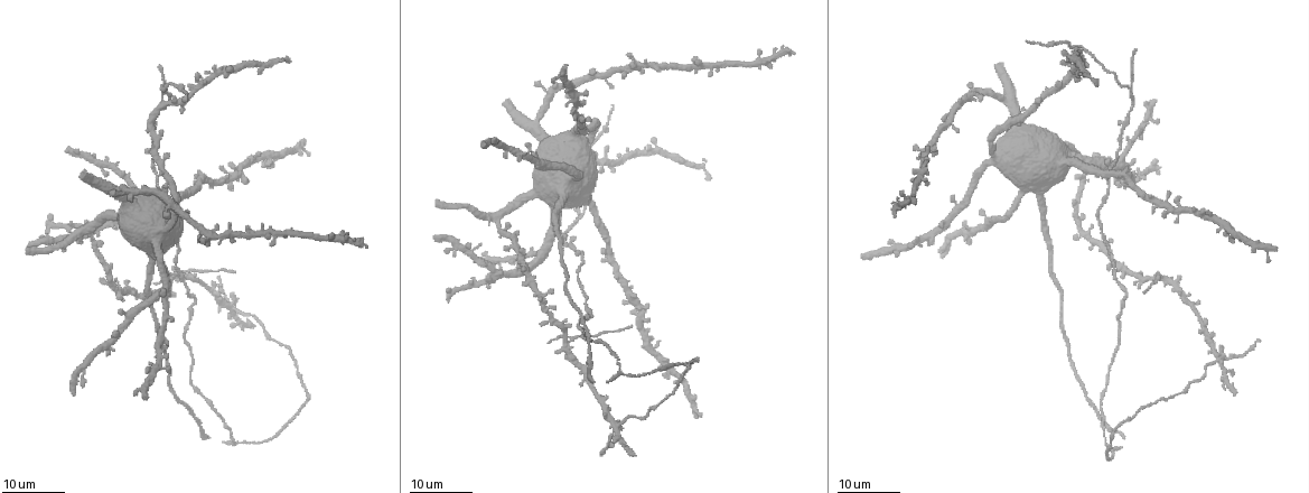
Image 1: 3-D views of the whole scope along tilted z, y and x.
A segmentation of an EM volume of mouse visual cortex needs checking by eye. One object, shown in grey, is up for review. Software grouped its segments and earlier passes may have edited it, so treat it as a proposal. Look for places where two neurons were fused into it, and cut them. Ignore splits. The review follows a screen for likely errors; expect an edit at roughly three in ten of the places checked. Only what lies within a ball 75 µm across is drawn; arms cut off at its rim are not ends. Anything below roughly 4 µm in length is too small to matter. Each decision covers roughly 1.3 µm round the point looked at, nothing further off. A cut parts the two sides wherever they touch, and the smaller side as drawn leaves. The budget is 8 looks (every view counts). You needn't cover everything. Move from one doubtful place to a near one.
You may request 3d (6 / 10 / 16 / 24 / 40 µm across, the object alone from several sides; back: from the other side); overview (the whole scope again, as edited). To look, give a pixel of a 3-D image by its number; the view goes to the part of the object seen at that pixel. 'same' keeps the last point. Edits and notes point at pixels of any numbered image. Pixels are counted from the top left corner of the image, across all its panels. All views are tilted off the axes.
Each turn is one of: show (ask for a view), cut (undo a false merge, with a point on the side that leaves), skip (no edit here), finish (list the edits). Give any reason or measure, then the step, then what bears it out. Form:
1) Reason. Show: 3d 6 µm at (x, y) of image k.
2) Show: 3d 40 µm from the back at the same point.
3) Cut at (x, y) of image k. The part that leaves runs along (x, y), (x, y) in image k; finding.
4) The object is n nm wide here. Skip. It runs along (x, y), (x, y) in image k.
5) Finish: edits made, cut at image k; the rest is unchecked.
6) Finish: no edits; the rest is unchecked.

Show: 3d 16 µm at (618, 423) of image 1.

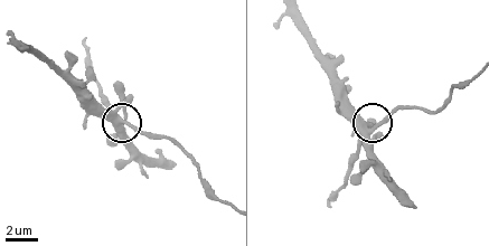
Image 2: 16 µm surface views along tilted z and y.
Closer look. Show: 3d 10 µm at (374, 125) of image 2.

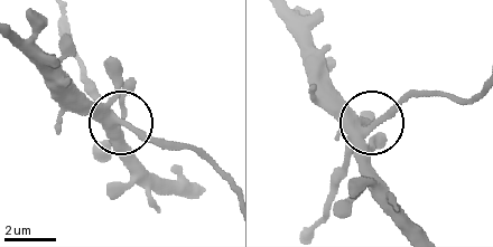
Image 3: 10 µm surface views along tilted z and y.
4 arms meet here. Skip. It runs along (14, 41), (48, 82), (121, 121), (91, 96) in image 3; continuous, no second neuron.

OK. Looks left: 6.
Four or more arms meet. Show: 3d 24 µm at (1165, 278) of image 1.

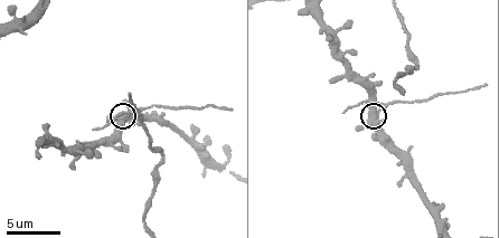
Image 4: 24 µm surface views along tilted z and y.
Show: 3d 10 µm at (376, 113) of image 4.

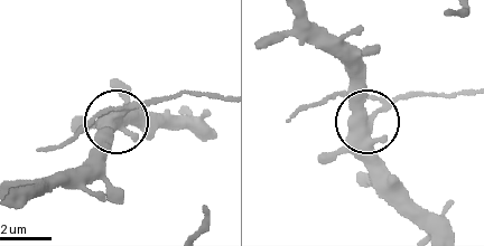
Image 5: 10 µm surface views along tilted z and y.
4 arms meet here. Cut at (161, 98) of image 5. The part that leaves runs along (133, 102), (221, 93) in image 5; a second neuron is stuck on.

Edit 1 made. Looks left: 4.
Show: overview.

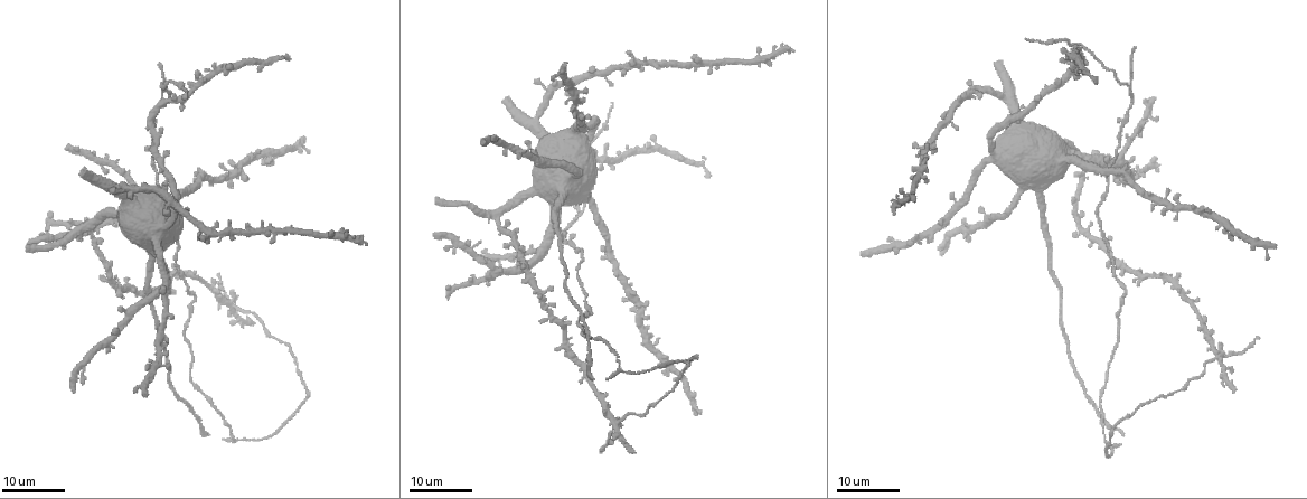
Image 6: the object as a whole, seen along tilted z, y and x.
Show: 3d 16 µm at (495, 220) of image 6.

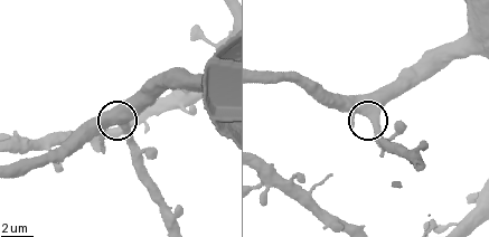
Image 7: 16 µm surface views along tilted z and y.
Show: 3d 10 µm at (373, 119) of image 7.

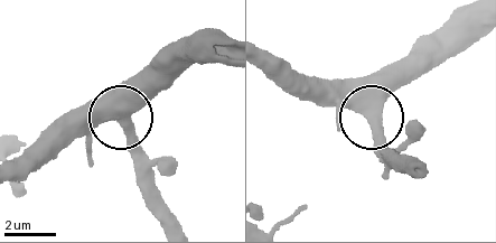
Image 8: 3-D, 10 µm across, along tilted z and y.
Skip. One neuron here.

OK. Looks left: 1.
Finish: edits made, cut at image 5; the rest is unchecked.

